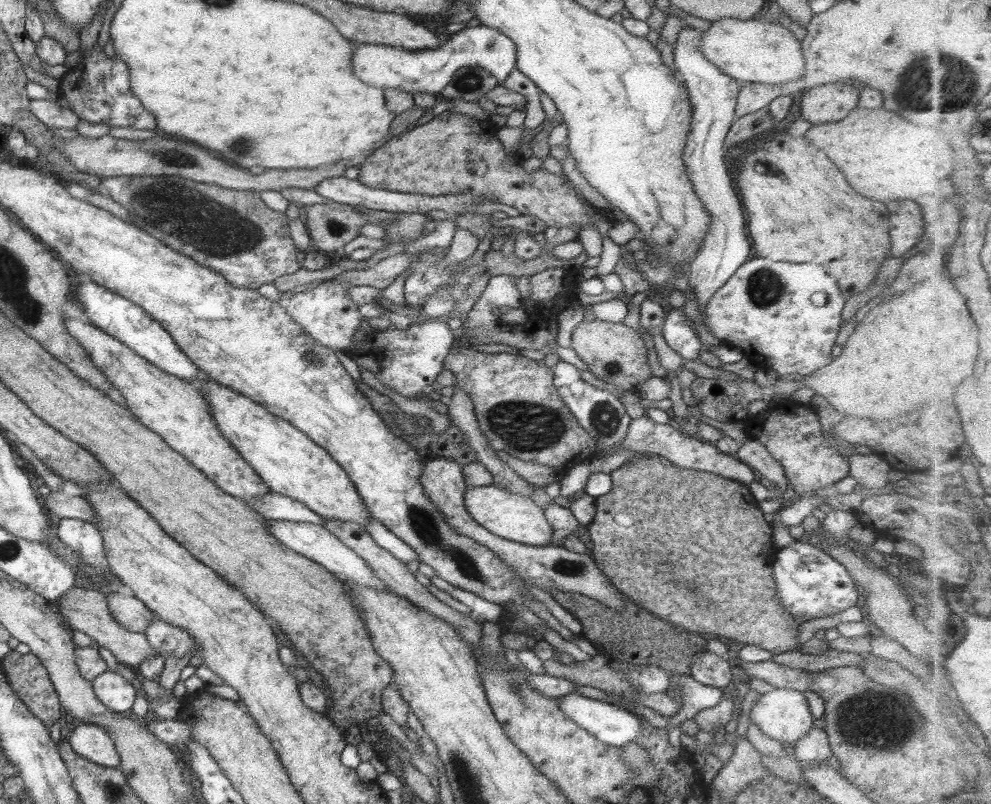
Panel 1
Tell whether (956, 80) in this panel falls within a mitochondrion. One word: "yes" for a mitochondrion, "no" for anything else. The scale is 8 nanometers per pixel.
yes

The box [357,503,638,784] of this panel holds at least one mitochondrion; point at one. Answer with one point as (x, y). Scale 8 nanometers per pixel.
(568, 567)

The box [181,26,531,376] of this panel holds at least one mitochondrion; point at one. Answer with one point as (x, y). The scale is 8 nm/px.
(467, 83)

